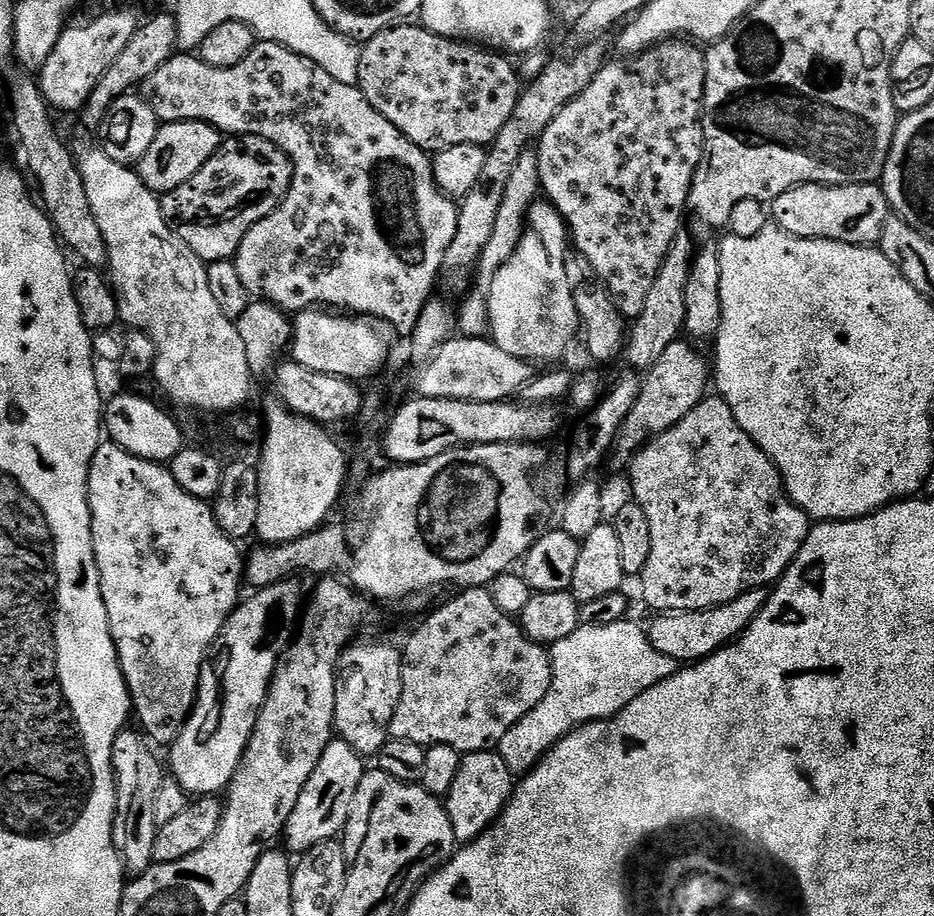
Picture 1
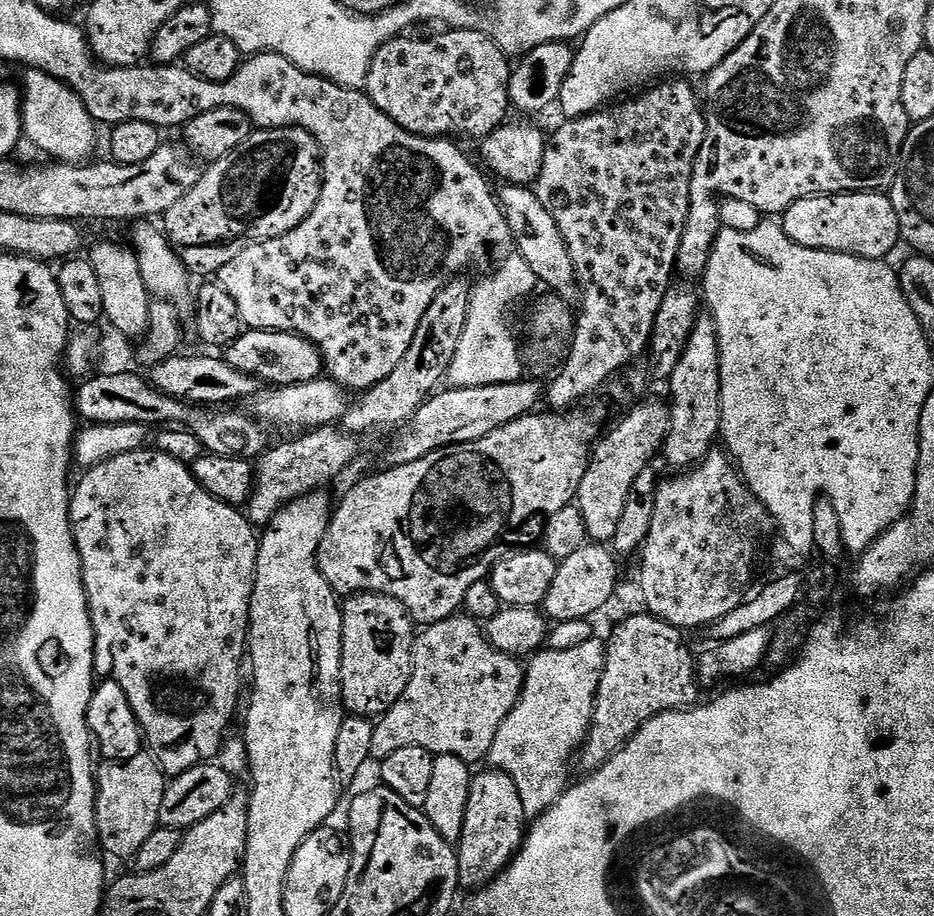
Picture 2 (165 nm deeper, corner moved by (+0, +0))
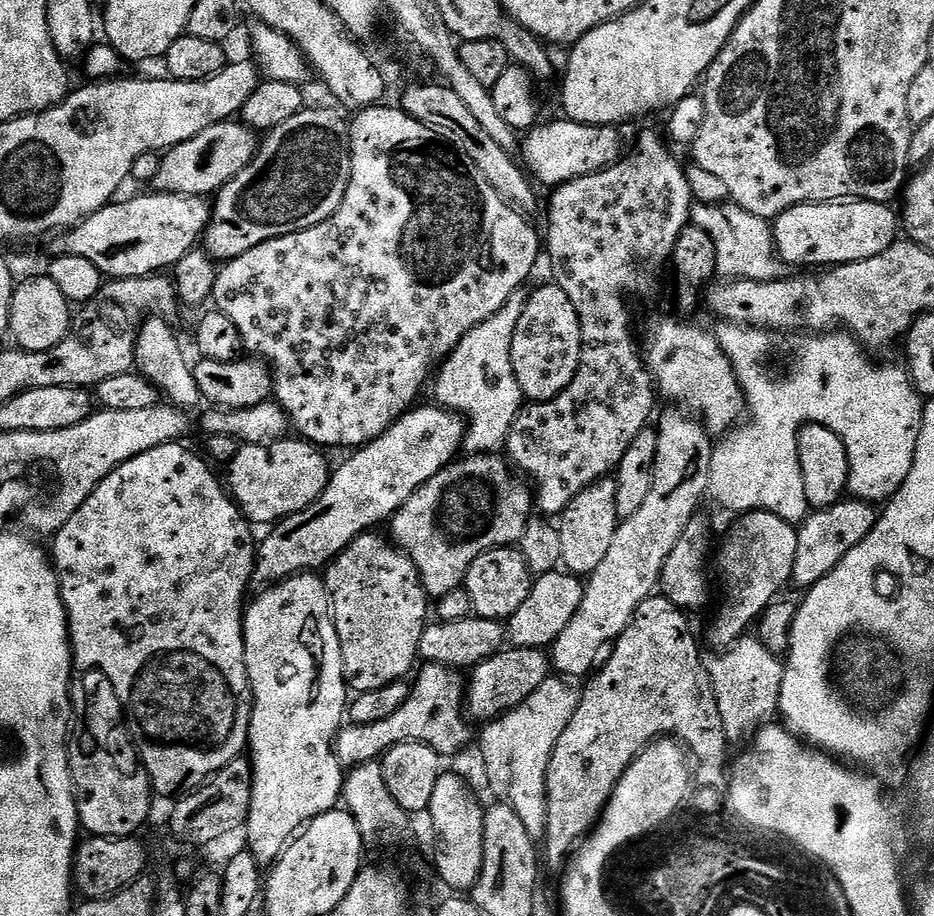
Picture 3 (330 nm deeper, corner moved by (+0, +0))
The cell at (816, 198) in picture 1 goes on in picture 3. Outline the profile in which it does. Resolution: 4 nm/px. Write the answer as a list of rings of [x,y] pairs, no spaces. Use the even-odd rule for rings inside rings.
[[[851,198],[843,202],[799,204],[780,213],[772,224],[776,255],[785,265],[801,264],[804,270],[811,269],[811,264],[835,266],[874,258],[874,254],[882,254],[898,239],[898,216],[892,210],[886,204]]]

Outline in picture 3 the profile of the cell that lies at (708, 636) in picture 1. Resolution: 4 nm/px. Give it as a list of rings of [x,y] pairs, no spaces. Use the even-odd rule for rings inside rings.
[[[844,498],[829,508],[809,511],[796,529],[798,554],[794,554],[791,587],[807,590],[822,582],[822,578],[826,578],[826,574],[830,574],[830,570],[834,570],[834,566],[838,566],[838,562],[842,562],[842,558],[846,558],[846,554],[850,554],[850,550],[854,550],[854,546],[858,546],[870,530],[874,530],[877,515],[873,505],[855,498]]]

